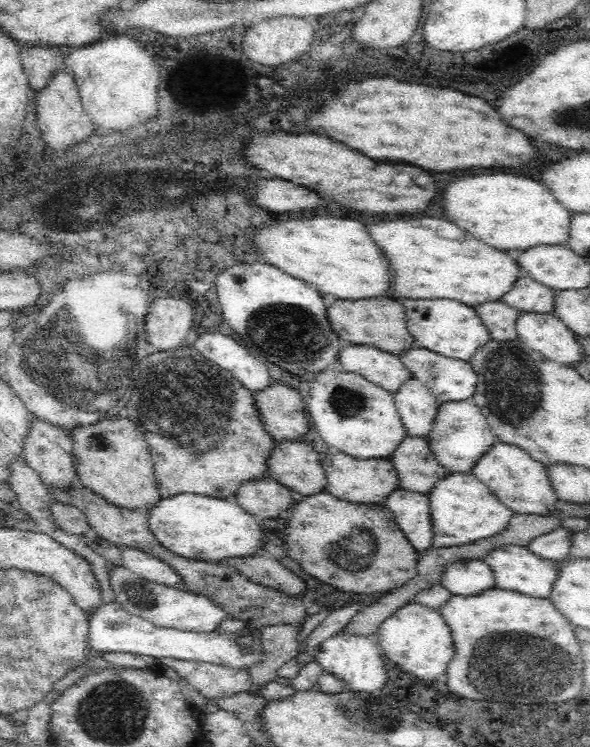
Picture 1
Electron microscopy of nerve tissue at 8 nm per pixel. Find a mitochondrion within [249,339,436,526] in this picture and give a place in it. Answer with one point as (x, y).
(347, 402)

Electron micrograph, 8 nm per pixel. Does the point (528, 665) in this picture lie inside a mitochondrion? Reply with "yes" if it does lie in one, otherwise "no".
yes

